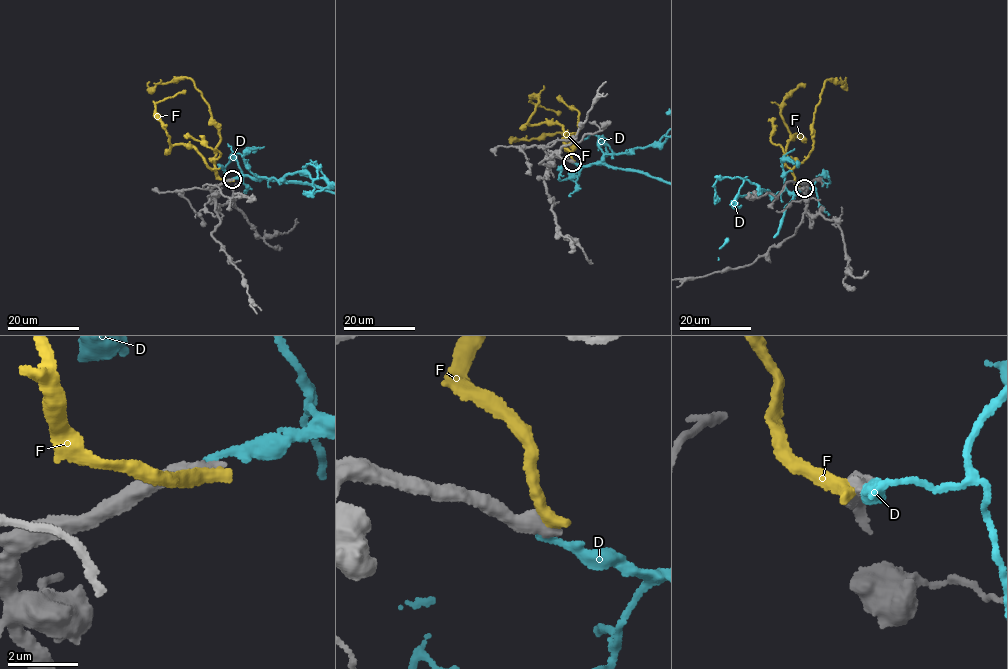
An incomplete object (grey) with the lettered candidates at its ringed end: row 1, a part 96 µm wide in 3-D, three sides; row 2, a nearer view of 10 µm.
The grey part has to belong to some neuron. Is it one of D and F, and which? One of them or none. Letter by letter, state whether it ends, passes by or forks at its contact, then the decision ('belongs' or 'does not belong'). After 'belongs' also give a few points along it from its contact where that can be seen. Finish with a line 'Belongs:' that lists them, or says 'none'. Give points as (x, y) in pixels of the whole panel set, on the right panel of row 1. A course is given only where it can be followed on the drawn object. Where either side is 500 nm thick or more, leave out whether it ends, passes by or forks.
D: it ends there; belongs
F: it ends there; does not belong
Belongs: D

